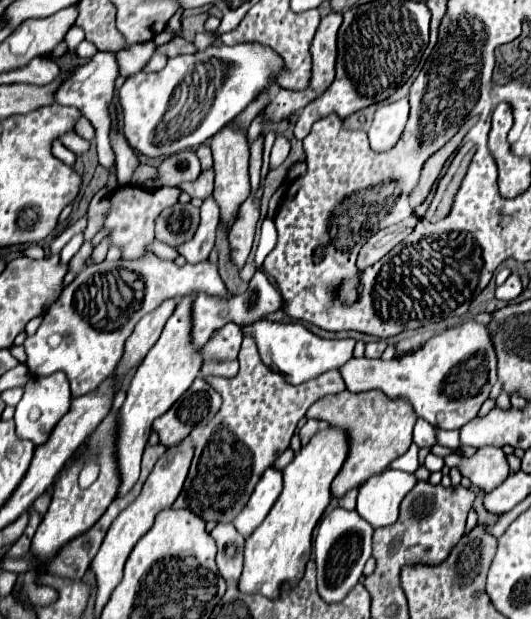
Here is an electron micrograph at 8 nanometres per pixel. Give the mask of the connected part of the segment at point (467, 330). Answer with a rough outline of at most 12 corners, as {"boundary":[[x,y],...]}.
{"boundary":[[487,325],[391,361],[349,359],[351,393],[405,397],[437,429],[477,417],[497,381]]}

